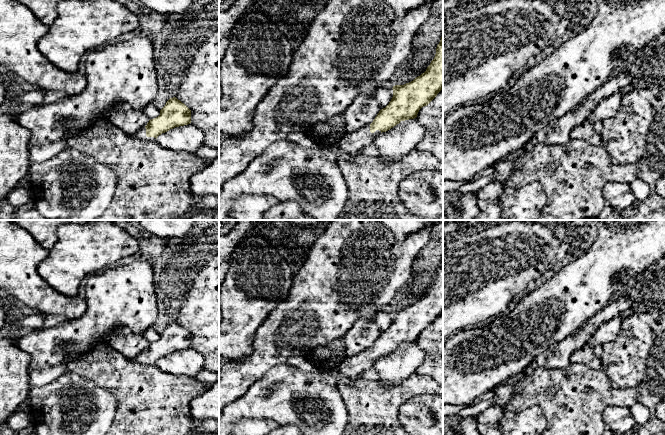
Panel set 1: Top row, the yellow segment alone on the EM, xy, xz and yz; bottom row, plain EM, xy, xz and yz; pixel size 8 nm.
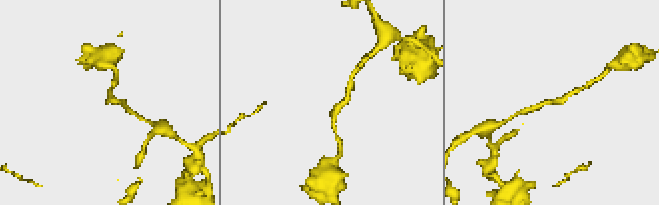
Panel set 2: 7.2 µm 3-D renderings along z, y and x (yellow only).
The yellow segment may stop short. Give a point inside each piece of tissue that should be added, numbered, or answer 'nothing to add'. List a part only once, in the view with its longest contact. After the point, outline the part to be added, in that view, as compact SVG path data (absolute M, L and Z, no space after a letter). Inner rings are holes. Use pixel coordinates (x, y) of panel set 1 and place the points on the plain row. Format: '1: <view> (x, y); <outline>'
1: xz (351, 368); M370 348L356 354L352 357L346 357L338 371L341 374L343 381L355 382L360 379L361 374L374 367L375 362L381 357L376 354L374 357L370 356Z

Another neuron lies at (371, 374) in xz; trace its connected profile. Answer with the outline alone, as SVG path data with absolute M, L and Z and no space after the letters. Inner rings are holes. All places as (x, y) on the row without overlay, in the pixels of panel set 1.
M371 368L367 371L364 371L361 374L360 378L367 379L367 380L378 380L379 373L374 368Z

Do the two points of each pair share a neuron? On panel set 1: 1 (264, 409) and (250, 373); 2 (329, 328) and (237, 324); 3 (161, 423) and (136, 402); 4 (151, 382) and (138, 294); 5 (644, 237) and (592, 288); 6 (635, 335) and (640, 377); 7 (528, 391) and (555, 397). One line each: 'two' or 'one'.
1: two
2: two
3: one
4: two
5: one
6: one
7: one

